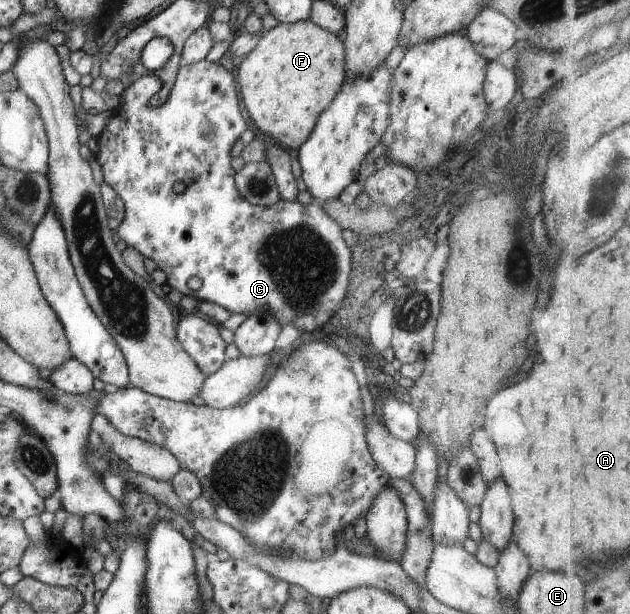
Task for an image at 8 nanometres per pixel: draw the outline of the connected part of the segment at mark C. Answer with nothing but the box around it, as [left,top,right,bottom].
[95,60,351,333]

